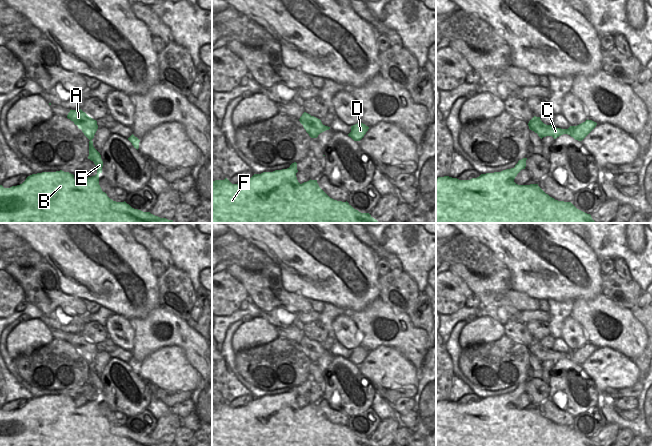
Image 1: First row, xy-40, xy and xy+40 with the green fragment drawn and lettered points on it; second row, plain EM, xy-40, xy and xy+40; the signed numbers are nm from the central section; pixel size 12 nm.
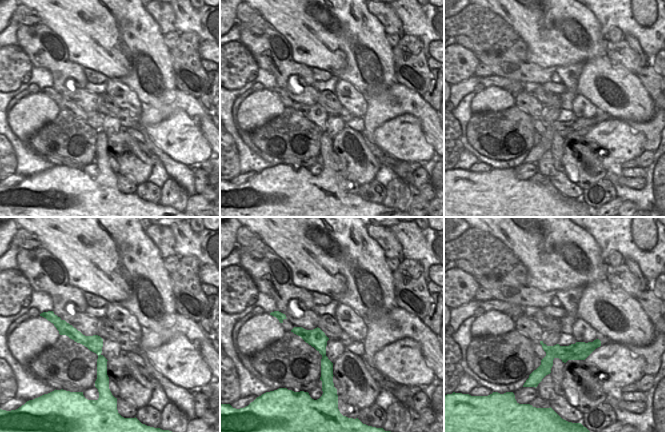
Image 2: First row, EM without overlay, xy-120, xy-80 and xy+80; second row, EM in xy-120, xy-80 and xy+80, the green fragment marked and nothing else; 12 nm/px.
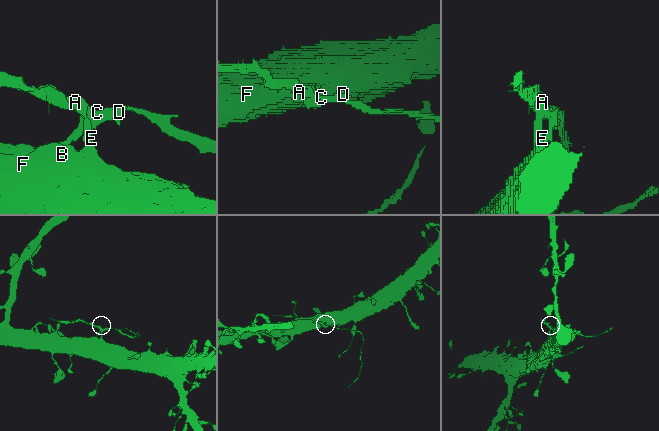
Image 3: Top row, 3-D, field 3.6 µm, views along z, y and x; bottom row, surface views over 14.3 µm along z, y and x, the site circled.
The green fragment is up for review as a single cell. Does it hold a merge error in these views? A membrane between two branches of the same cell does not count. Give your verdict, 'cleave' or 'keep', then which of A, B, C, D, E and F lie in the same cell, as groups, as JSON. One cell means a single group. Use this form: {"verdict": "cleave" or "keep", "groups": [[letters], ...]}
{"verdict": "cleave", "groups": [["A", "C", "D"], ["B", "E", "F"]]}

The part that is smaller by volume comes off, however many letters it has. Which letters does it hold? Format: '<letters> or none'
A, C, D

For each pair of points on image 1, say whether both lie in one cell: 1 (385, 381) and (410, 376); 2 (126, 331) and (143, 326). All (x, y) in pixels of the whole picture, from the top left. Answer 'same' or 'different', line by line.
1: same
2: different

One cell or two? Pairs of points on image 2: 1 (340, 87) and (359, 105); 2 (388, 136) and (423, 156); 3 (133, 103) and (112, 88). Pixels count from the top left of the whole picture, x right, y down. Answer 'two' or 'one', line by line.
1: one
2: one
3: one

